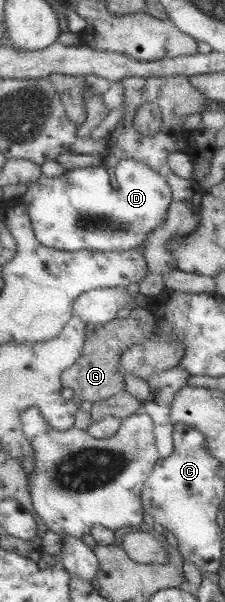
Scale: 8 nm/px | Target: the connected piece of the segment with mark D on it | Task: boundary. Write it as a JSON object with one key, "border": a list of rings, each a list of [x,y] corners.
{"border":[[[122,160],[119,161],[119,164],[116,165],[115,169],[116,181],[118,182],[118,187],[113,188],[110,184],[110,176],[106,172],[106,169],[100,163],[96,163],[90,167],[81,167],[74,168],[71,170],[64,170],[60,176],[55,176],[53,178],[44,177],[43,174],[40,174],[38,181],[35,183],[30,183],[27,186],[26,191],[22,196],[24,201],[25,213],[29,217],[31,229],[36,237],[36,240],[51,249],[58,249],[63,251],[77,251],[82,249],[94,249],[97,251],[121,251],[128,250],[133,248],[139,248],[142,246],[144,239],[147,234],[151,234],[155,230],[161,229],[163,221],[165,221],[165,215],[167,213],[168,205],[170,204],[171,192],[170,187],[167,185],[165,179],[160,176],[156,171],[153,171],[150,167],[147,167],[145,164],[134,160]]]}

